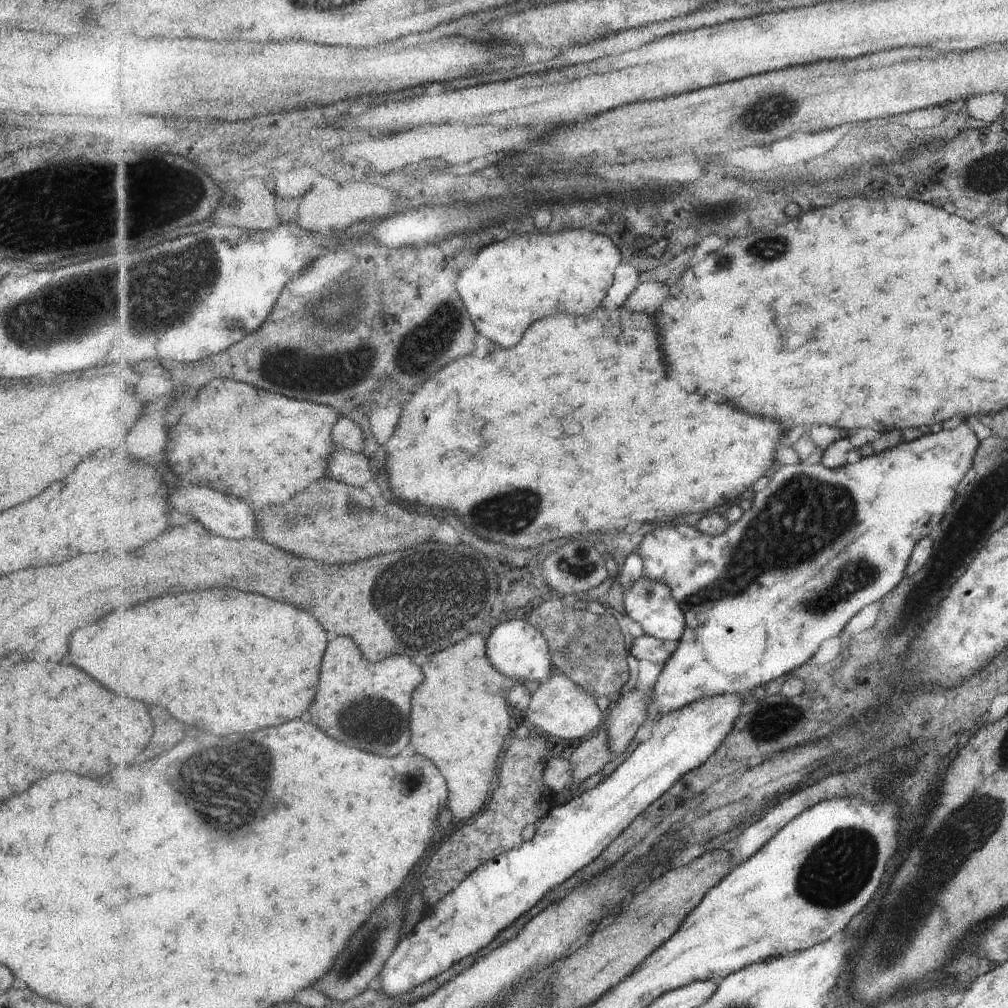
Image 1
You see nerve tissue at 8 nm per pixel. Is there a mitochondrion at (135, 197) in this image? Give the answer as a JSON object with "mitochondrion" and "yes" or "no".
{"mitochondrion":"yes"}

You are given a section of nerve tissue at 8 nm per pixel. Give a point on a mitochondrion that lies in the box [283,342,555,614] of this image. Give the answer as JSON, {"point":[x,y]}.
{"point":[511,511]}

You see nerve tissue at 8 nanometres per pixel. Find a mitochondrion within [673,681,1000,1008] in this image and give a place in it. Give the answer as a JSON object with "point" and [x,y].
{"point":[836,870]}

